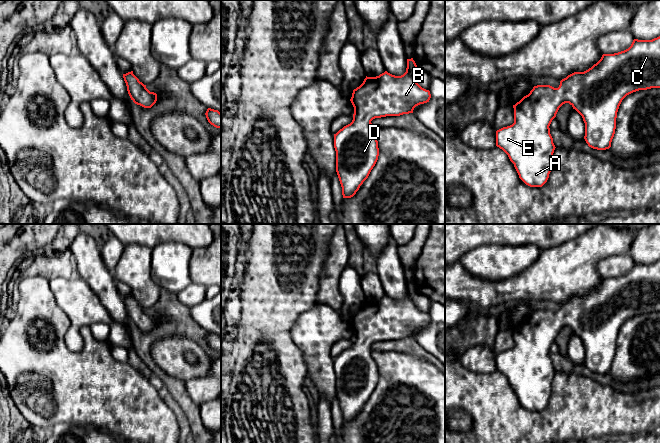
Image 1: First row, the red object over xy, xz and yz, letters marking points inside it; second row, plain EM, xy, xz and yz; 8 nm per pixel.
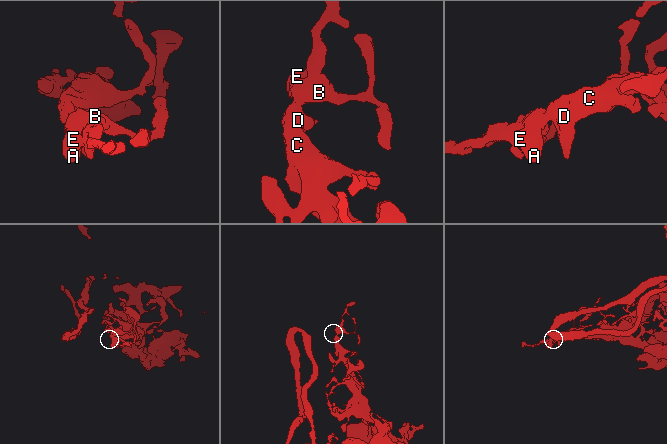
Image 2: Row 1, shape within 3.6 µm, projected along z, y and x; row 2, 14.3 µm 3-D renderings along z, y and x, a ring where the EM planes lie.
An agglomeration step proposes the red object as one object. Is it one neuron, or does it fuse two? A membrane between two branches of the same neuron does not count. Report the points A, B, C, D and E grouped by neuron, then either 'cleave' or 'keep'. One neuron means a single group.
groups A B C D E; keep

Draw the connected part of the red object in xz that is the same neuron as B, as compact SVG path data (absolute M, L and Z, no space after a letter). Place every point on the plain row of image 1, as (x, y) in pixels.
M413 282L407 283L406 296L403 299L395 300L385 295L376 301L366 300L363 307L353 314L350 323L354 331L353 344L334 358L336 396L343 422L351 422L356 418L378 384L378 365L372 357L371 345L375 342L413 337L416 330L429 326L430 315L422 312L416 305L418 294Z

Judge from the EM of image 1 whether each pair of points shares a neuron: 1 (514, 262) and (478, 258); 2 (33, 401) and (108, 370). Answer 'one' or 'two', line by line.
1: one
2: one

